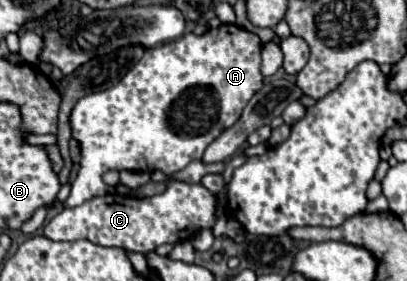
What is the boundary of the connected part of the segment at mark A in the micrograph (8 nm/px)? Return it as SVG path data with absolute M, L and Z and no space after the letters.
M221 25L217 29L209 29L207 33L203 35L195 35L195 33L189 33L189 35L183 35L181 39L177 41L171 41L171 43L165 43L165 45L157 45L157 47L151 47L143 53L143 57L137 61L137 65L111 89L107 91L99 91L99 93L91 93L83 99L77 101L77 105L73 107L71 111L71 117L69 117L69 125L71 125L71 135L73 139L79 141L79 149L81 149L81 169L75 177L75 181L71 183L71 193L69 197L63 201L63 207L75 207L75 205L81 205L83 201L89 201L91 197L103 196L111 193L115 193L112 187L105 184L103 179L103 173L109 171L109 169L115 169L115 171L143 171L143 173L153 173L153 171L163 171L165 175L171 175L171 173L177 173L181 169L185 169L191 161L195 159L201 159L203 157L203 151L207 149L207 145L211 141L215 141L225 129L229 129L231 125L235 125L241 117L241 111L245 109L247 101L263 87L263 75L259 71L259 65L261 65L261 39L255 35L255 33L249 33L237 25Z

